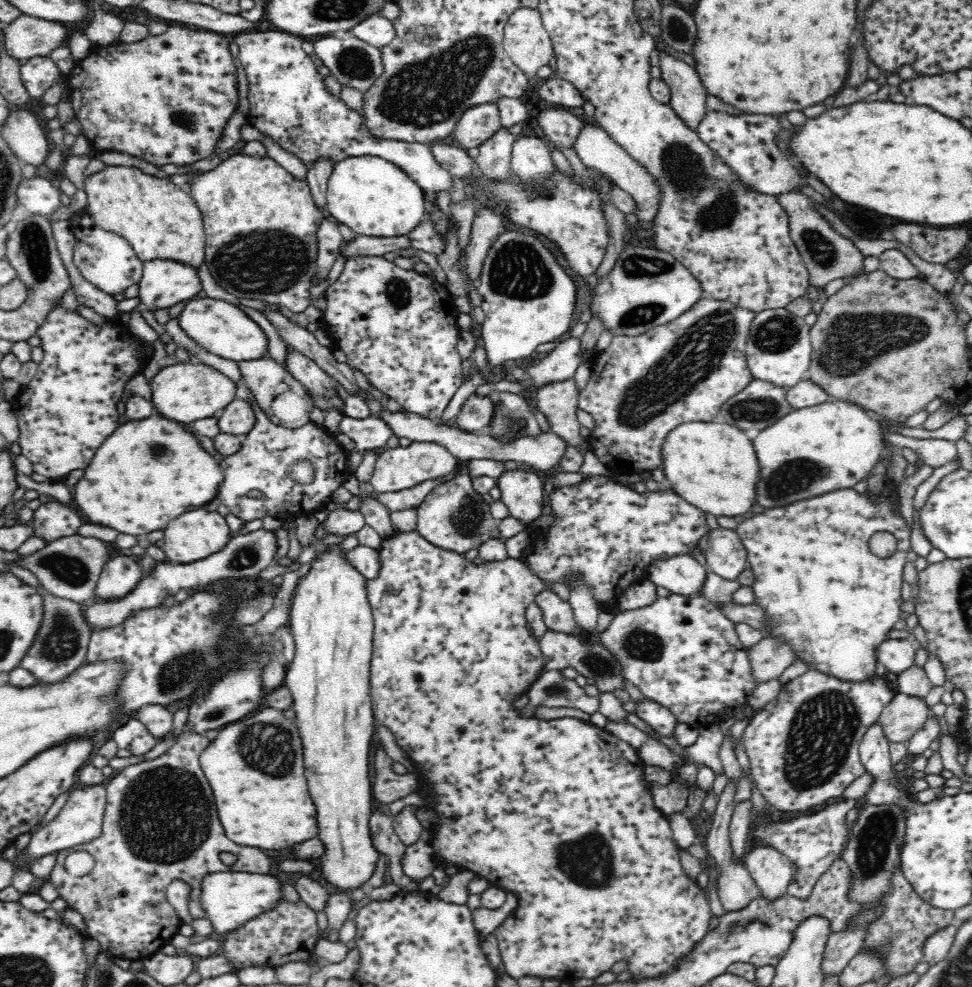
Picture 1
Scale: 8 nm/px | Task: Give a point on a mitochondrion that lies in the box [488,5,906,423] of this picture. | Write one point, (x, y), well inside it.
(683, 167)

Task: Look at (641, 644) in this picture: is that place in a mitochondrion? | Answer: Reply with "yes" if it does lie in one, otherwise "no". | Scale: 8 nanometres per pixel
yes

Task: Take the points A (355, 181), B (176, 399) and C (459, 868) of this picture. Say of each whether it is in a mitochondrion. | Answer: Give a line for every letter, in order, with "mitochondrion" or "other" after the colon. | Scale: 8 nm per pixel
A: other
B: other
C: other

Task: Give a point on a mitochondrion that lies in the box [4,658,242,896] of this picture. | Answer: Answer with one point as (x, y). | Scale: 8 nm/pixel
(164, 814)

